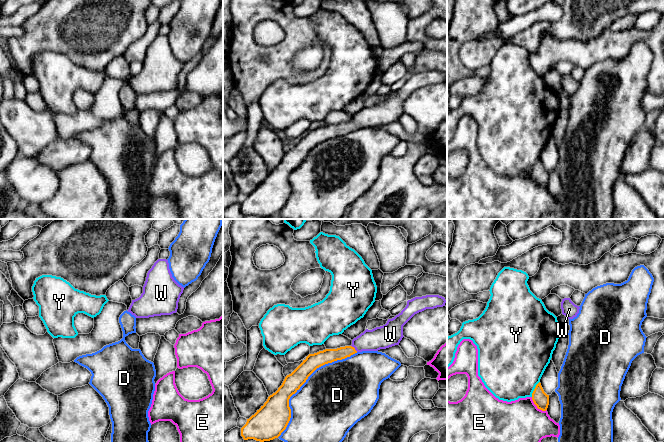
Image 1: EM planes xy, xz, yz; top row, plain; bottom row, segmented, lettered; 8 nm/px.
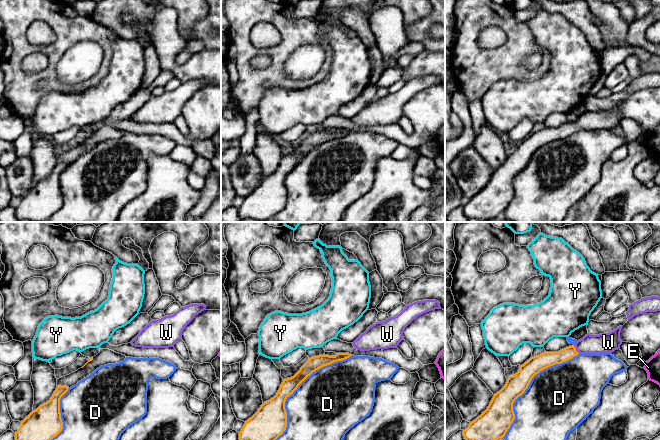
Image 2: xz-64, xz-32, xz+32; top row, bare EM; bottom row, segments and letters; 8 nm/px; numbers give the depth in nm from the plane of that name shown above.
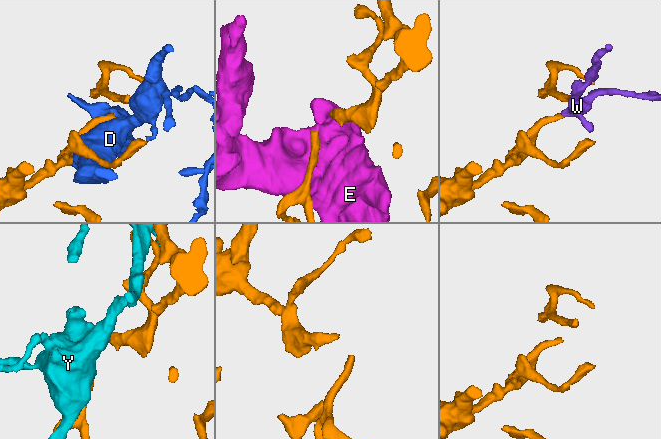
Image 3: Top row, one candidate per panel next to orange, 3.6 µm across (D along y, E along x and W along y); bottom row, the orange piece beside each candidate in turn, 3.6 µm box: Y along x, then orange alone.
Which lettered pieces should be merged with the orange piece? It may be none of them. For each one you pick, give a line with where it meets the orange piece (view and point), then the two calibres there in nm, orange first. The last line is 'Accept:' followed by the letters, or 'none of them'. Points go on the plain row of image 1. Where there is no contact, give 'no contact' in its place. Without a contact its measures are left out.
W: contact xz (354, 124); calibres 120 and 180 nm
Accept: W

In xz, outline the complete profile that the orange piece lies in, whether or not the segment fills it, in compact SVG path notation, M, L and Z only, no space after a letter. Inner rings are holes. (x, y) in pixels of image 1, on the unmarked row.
M439 71L415 73L408 76L406 83L394 94L388 95L385 101L372 106L366 105L354 114L351 122L325 125L309 130L291 150L285 153L282 161L268 173L264 181L247 195L246 200L241 204L241 212L244 216L254 215L260 218L278 214L291 194L290 173L300 165L317 144L345 135L357 128L378 127L399 121L404 113L403 102L415 90L426 85L443 83L445 79L445 74Z

